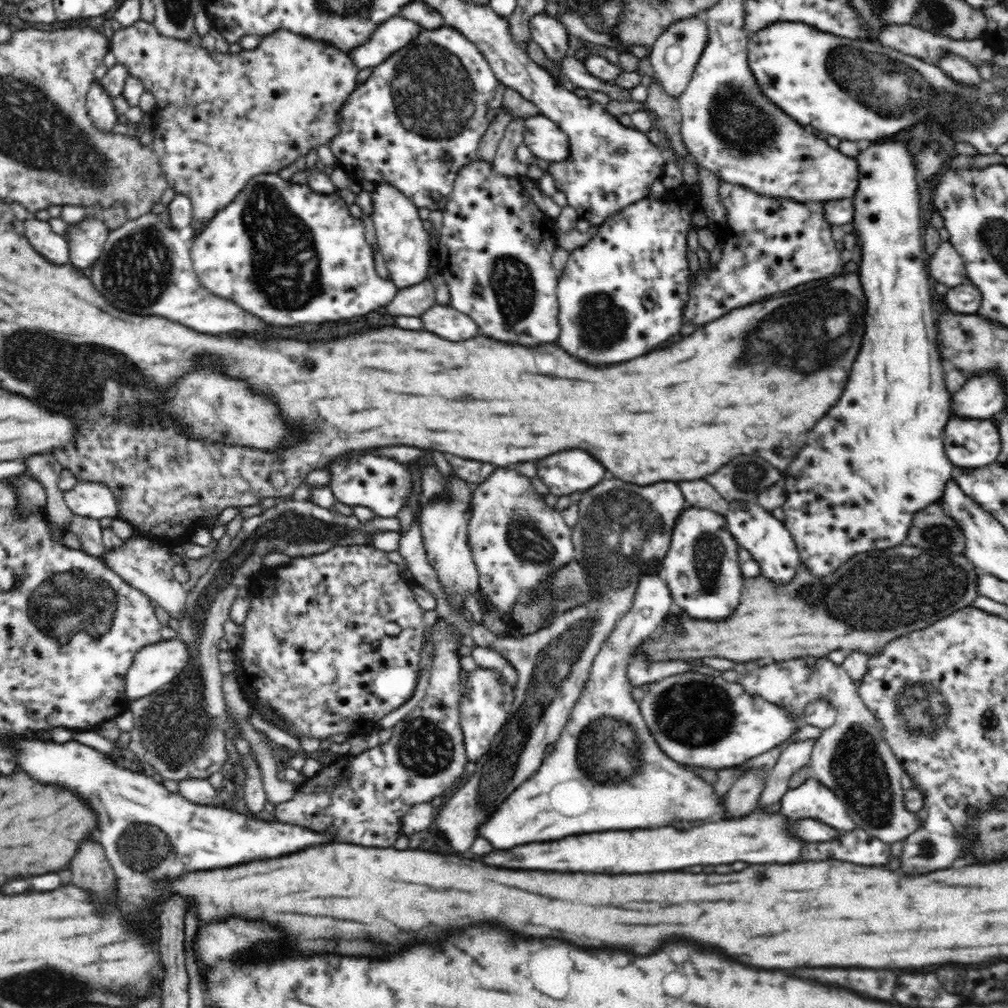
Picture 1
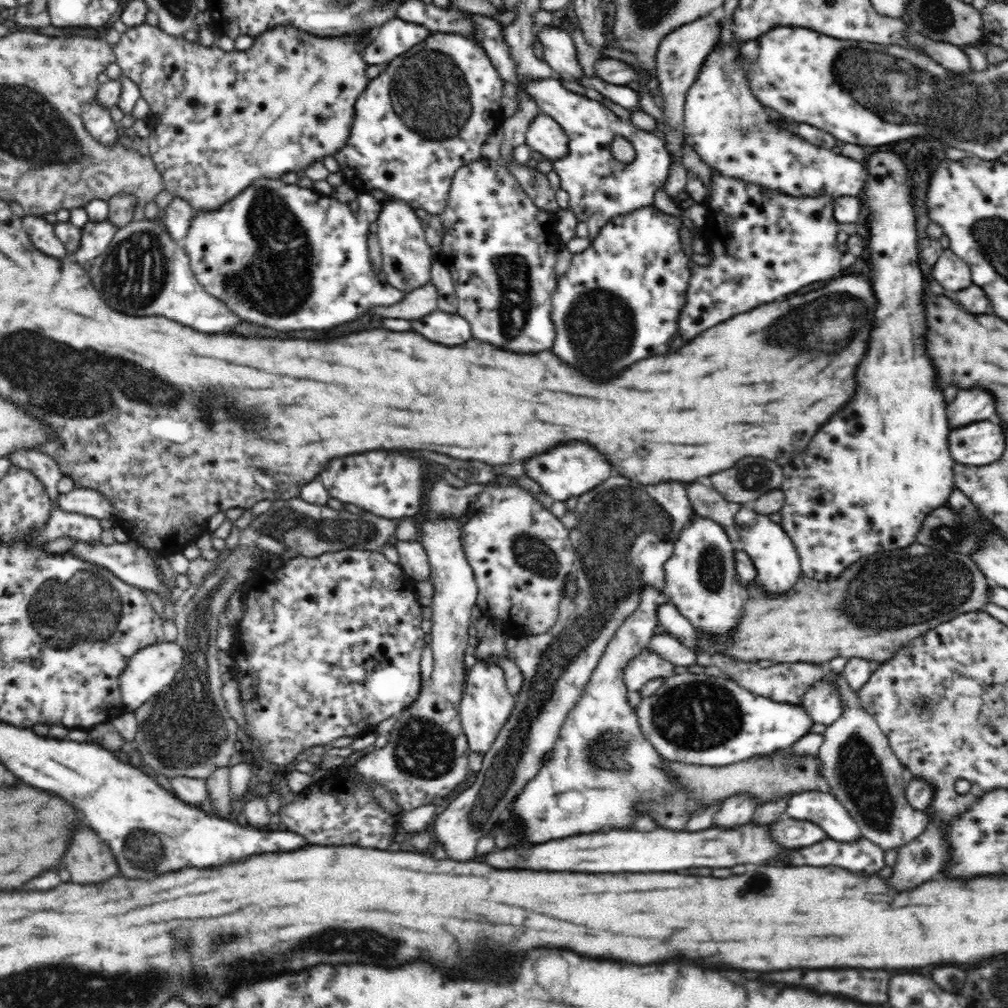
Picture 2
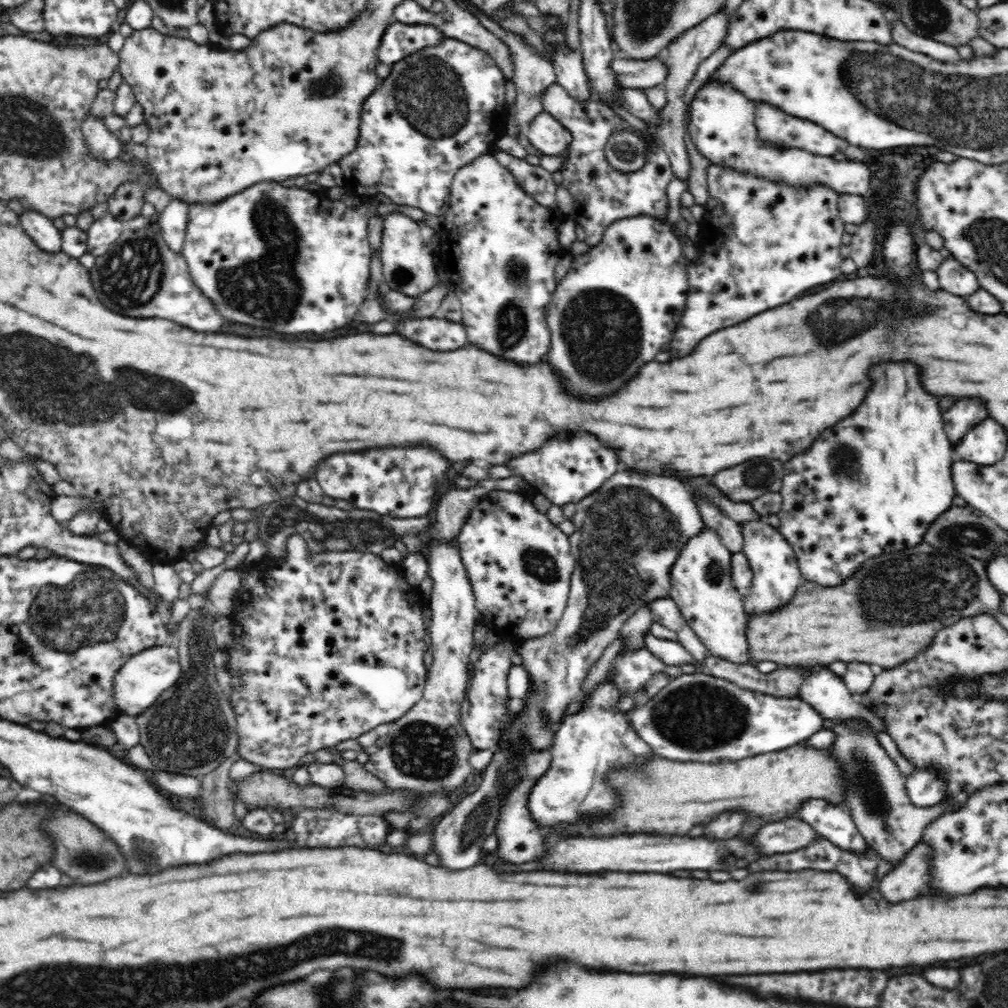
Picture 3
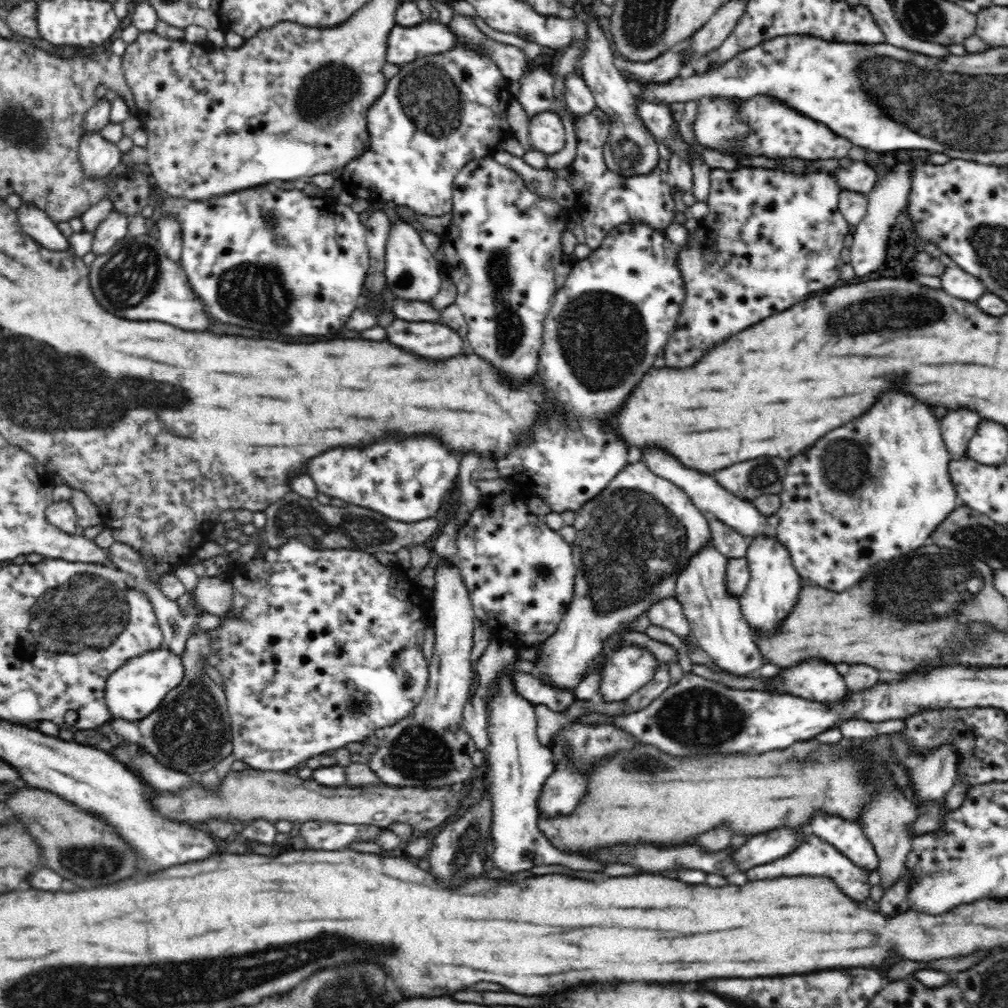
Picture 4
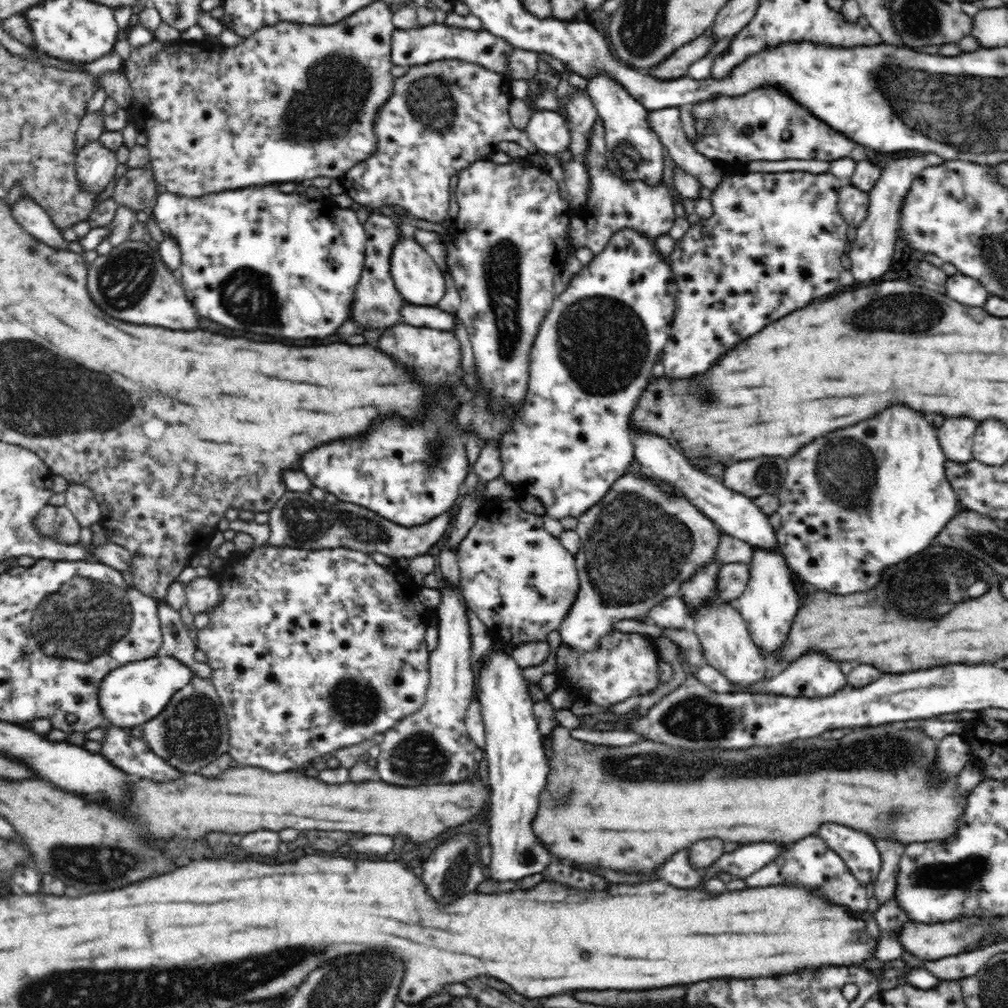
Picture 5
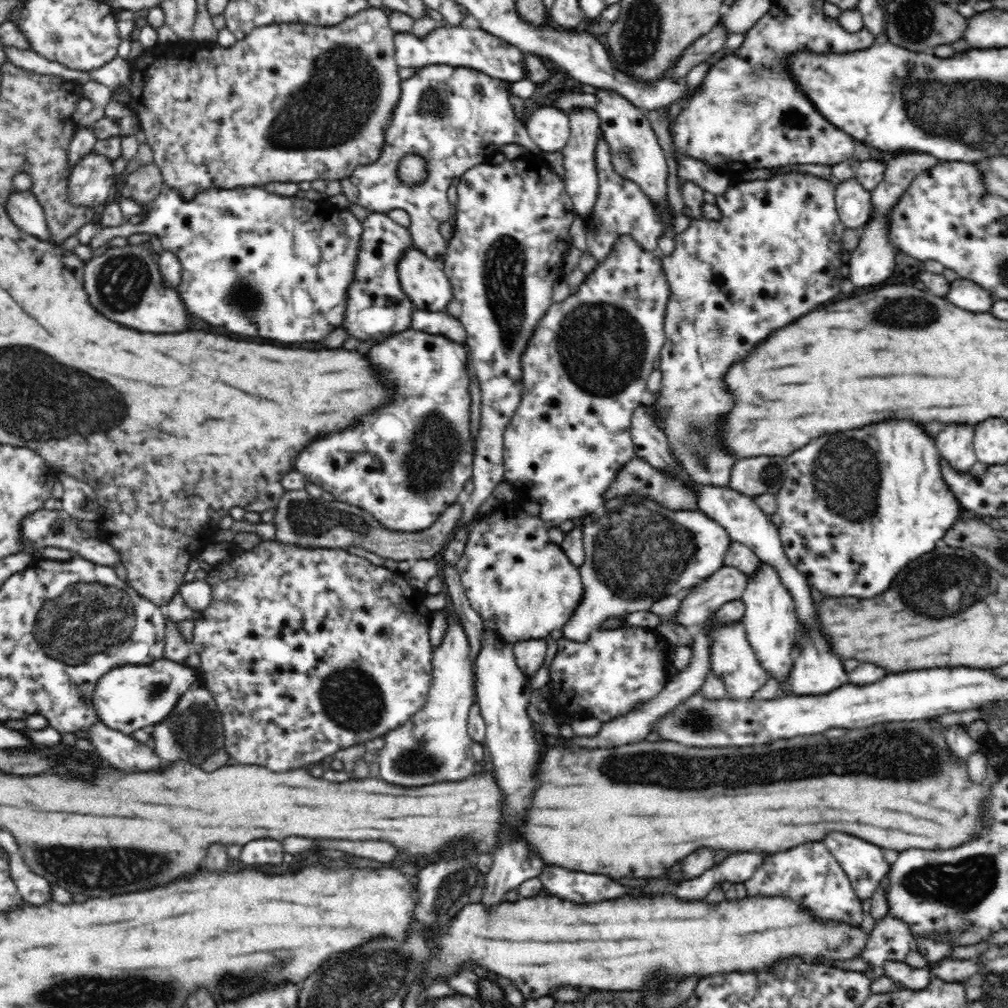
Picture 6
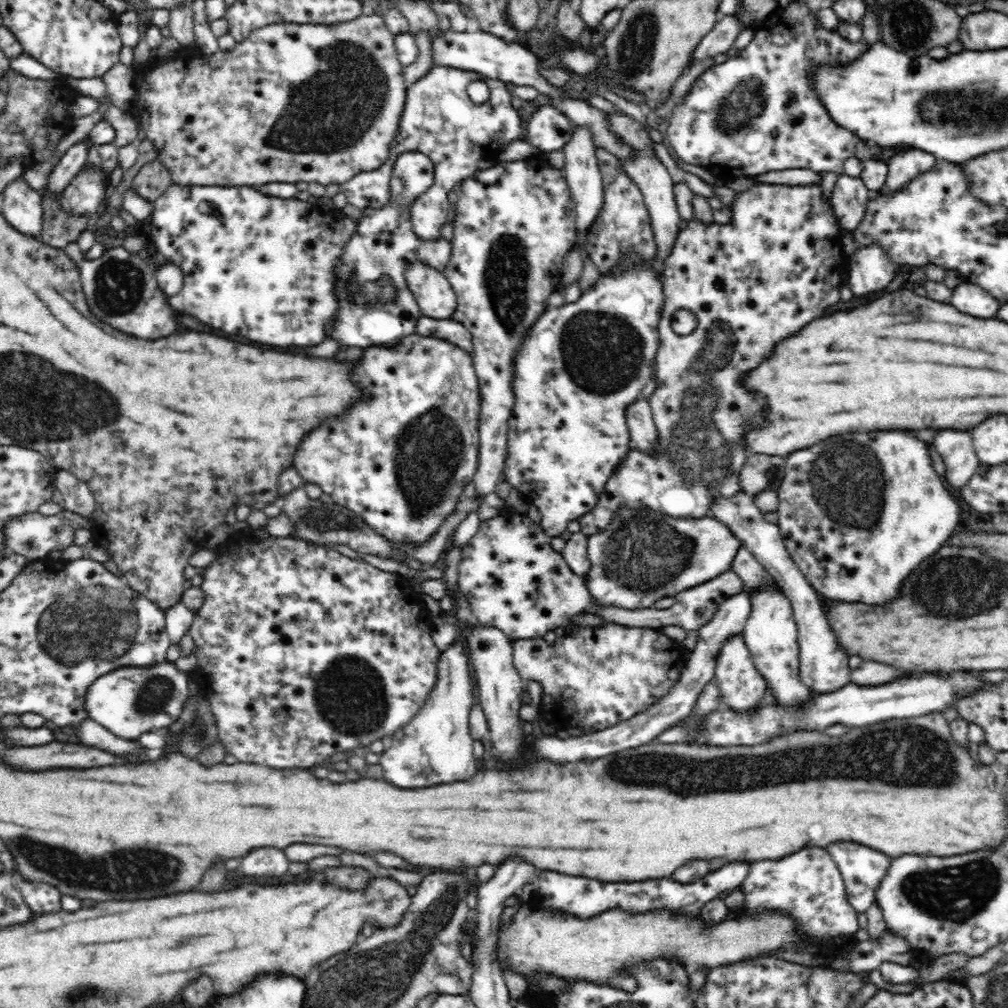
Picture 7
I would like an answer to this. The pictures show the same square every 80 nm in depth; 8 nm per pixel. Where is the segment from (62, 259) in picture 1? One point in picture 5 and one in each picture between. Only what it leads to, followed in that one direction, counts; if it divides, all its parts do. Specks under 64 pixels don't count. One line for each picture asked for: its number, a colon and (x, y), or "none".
2: (41, 232)
3: (44, 233)
4: (33, 221)
5: (28, 214)

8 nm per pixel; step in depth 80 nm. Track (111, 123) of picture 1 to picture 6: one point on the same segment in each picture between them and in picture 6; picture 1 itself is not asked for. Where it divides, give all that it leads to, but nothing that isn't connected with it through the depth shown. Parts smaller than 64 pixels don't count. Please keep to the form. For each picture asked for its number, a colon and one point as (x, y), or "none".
2: (97, 121)
3: (102, 144)
4: (99, 158)
5: (95, 165)
6: (91, 179)

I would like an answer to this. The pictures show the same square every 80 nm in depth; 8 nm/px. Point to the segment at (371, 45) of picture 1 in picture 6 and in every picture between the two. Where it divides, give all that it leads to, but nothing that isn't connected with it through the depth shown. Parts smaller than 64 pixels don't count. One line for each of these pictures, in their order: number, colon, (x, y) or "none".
2: (396, 36)
3: (399, 40)
4: (405, 44)
5: (423, 44)
6: (454, 46)

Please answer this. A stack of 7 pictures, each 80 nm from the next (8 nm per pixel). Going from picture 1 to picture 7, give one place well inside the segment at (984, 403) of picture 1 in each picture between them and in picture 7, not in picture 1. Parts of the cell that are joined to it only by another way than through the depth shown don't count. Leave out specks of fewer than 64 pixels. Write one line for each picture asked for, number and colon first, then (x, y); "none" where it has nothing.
2: (969, 406)
3: (964, 415)
4: (958, 426)
5: (955, 436)
6: (955, 443)
7: (956, 448)

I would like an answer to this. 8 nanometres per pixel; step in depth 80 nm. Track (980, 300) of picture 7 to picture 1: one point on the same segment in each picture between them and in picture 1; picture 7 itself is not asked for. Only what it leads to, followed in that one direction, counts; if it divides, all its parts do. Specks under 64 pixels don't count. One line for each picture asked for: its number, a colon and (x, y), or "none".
1: (947, 266)
2: (951, 272)
3: (953, 276)
4: (957, 282)
5: (963, 289)
6: (964, 293)

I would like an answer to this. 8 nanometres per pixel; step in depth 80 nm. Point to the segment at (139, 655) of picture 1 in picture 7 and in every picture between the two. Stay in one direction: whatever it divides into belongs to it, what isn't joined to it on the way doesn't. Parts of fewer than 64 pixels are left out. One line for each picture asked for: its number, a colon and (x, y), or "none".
2: (150, 670)
3: (144, 677)
4: (135, 690)
5: (129, 696)
6: (129, 698)
7: (133, 700)

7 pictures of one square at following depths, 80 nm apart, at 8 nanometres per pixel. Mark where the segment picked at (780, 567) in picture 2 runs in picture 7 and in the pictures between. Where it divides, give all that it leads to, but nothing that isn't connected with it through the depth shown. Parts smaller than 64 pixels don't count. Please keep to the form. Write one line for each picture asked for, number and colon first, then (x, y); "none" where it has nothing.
3: (777, 577)
4: (774, 587)
5: (769, 603)
6: (770, 619)
7: (770, 634)

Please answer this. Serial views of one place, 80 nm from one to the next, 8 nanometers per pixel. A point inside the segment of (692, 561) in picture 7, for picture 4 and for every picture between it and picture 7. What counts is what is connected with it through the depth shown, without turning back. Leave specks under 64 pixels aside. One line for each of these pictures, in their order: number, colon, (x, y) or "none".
4: (632, 541)
5: (639, 544)
6: (637, 552)

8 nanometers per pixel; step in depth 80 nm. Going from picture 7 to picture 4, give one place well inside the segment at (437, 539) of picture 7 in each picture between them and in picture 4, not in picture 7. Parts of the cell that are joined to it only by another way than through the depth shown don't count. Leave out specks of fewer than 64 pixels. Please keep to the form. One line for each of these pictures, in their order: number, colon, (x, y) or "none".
4: (319, 526)
5: (298, 520)
6: (300, 519)

